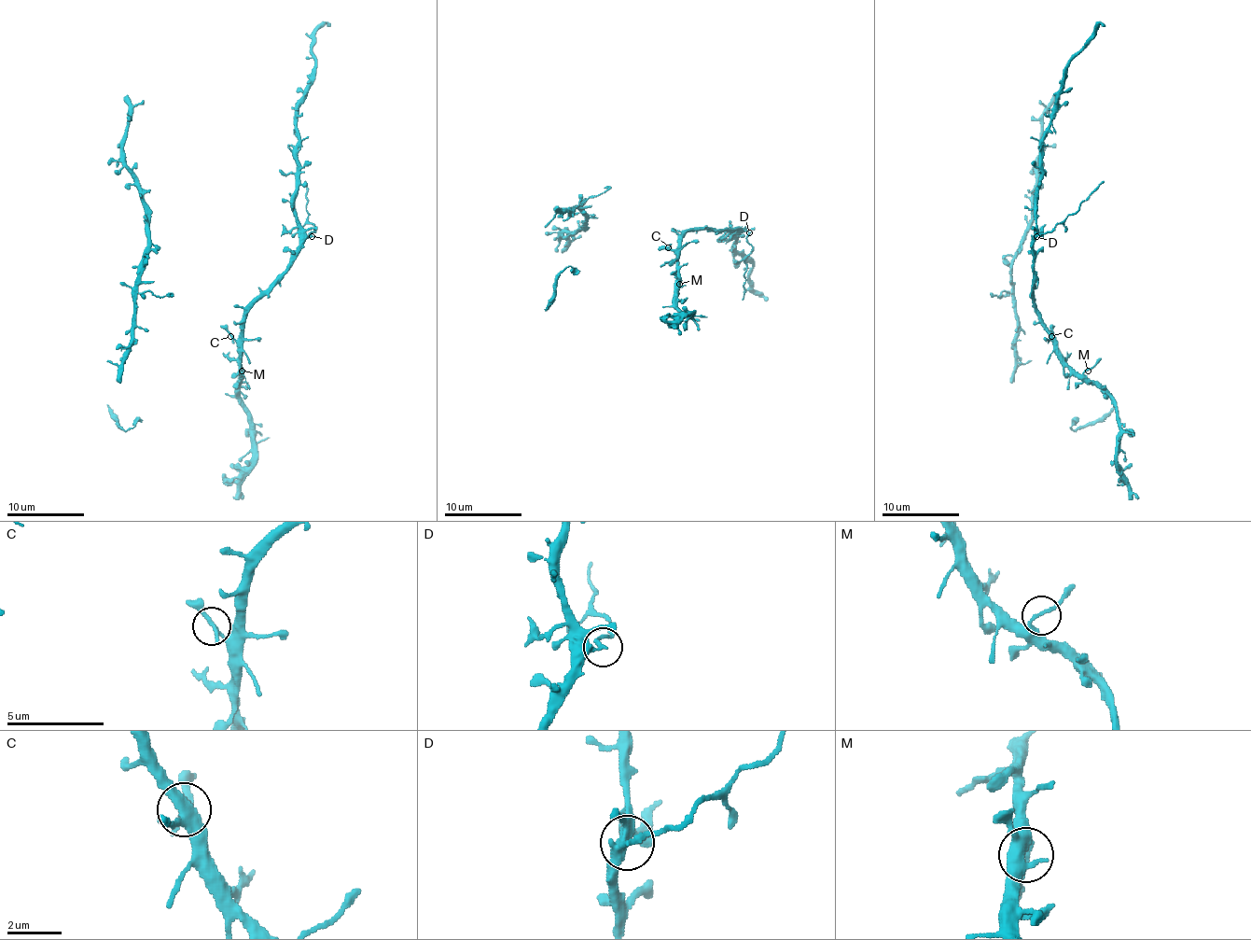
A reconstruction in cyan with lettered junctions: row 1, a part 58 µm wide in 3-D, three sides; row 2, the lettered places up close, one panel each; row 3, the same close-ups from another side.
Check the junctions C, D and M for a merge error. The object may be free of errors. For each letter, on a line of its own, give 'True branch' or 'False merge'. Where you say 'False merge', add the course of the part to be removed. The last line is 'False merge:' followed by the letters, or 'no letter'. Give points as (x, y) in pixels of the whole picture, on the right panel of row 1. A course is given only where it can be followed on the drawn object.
C: True branch
D: False merge. Course of the part to remove: (1035, 235), (1045, 233), (1064, 220), (1103, 181)
M: True branch
False merge: D

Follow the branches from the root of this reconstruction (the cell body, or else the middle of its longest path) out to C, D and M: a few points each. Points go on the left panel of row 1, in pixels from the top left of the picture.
C: (243, 307), (243, 331), (236, 340), (230, 336)
D: (243, 307), (250, 307), (269, 287), (286, 268), (290, 255), (312, 235)
M: (243, 307), (240, 374), (242, 371)

